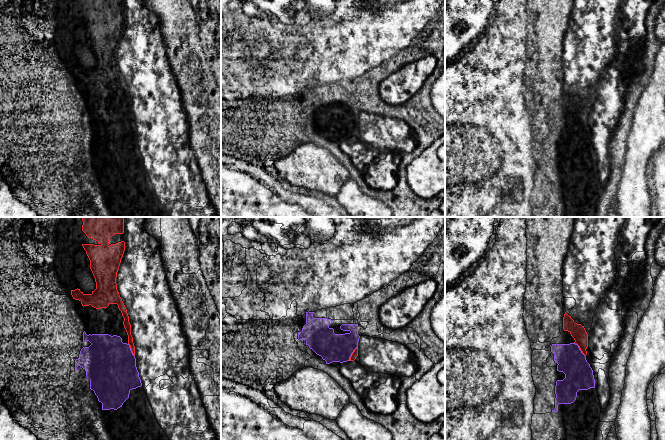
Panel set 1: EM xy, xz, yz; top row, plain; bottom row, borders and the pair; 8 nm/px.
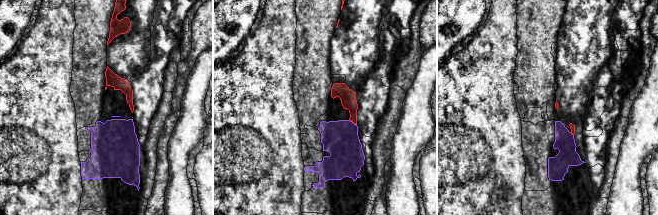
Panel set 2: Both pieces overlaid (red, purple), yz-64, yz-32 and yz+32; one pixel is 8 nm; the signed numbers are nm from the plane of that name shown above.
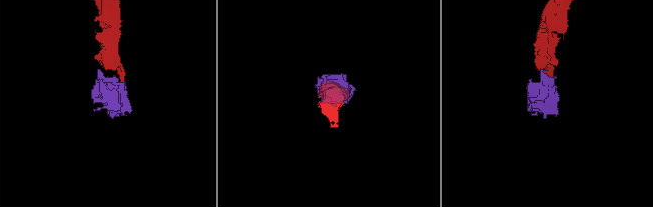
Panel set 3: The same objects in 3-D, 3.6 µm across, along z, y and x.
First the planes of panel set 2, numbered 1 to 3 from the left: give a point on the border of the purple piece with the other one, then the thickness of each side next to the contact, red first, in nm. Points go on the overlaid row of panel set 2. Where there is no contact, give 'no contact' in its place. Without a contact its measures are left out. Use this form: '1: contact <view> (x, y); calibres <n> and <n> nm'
1: no contact
2: contact yz-32 (353, 122); calibres 130 and 300 nm
3: contact yz+32 (572, 133); calibres 50 and 160 nm

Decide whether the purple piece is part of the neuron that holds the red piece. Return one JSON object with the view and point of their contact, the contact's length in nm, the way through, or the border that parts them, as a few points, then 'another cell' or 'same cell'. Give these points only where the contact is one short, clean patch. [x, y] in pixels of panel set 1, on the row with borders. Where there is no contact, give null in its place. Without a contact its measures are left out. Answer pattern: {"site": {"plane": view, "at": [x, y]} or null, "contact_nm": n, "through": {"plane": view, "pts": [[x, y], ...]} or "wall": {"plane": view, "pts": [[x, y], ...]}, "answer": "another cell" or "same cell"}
{"site": {"plane": "yz", "at": [580, 349]}, "contact_nm": 150, "through": {"plane": "yz", "pts": [[577, 331], [580, 335], [580, 349], [571, 358], [571, 361]]}, "answer": "same cell"}

